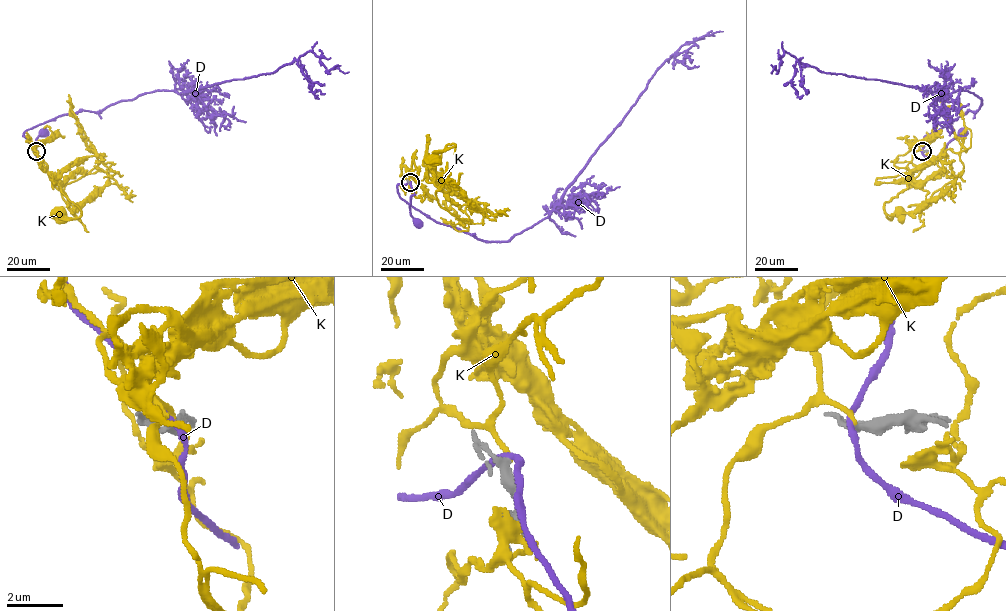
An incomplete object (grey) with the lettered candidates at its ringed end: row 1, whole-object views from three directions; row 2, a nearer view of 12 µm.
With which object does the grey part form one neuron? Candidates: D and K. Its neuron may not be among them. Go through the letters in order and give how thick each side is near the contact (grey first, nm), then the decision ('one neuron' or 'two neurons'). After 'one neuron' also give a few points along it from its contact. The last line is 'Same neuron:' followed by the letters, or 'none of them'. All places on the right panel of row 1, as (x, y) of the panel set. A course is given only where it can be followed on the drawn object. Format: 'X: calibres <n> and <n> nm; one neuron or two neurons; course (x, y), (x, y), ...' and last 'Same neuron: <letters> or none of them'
D: calibres 280 and 220 nm; two neurons
K: calibres 280 and 140 nm; one neuron; course (922, 151), (914, 153), (911, 161), (920, 172), (907, 188), (885, 202), (888, 218), (899, 211)
Same neuron: K

